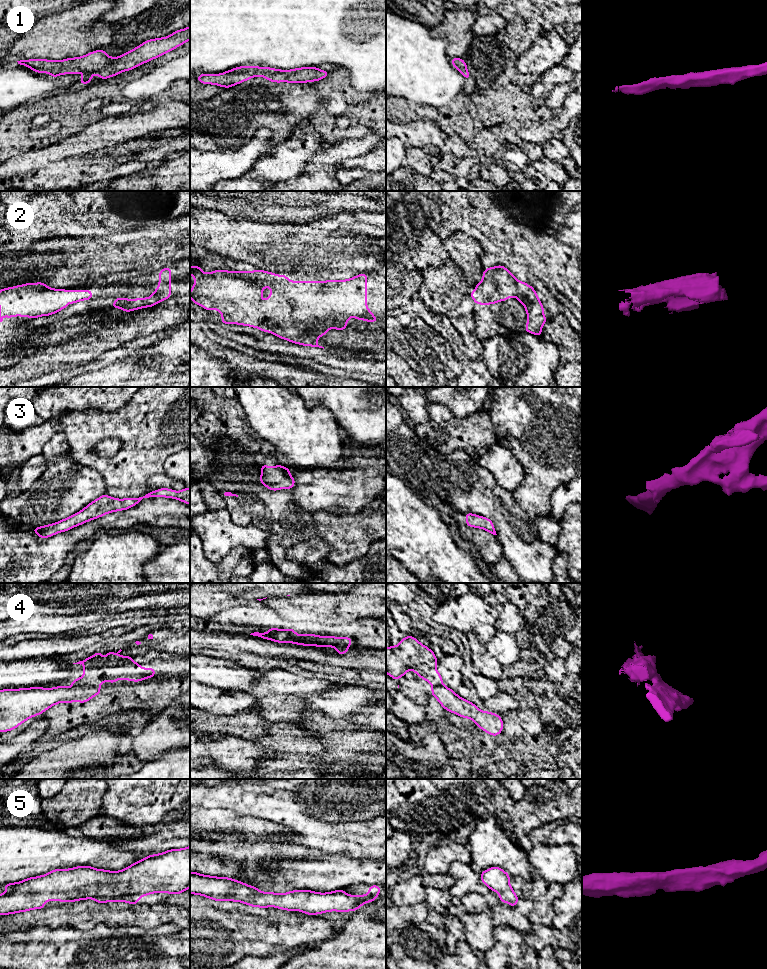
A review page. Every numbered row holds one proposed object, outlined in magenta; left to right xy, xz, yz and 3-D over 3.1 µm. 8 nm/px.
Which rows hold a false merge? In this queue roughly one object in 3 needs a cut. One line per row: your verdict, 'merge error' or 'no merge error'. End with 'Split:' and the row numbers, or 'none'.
1: no merge error
2: no merge error
3: no merge error
4: merge error
5: no merge error
Split: 4

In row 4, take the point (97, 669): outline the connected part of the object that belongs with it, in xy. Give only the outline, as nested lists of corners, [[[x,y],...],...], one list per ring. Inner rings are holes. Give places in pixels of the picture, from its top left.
[[[121,649],[117,653],[105,651],[107,657],[102,657],[101,652],[98,651],[83,661],[73,663],[84,665],[84,675],[79,679],[74,678],[71,686],[98,687],[106,681],[116,683],[118,679],[138,682],[155,675],[155,669],[142,668],[139,663],[132,661],[133,657],[118,656],[121,651]]]

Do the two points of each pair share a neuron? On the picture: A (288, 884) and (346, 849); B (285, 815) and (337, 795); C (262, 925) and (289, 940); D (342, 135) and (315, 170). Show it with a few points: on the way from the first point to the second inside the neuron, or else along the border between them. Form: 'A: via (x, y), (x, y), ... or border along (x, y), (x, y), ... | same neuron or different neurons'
A: border along (314, 849), (326, 854), (343, 854), (350, 857) | different neurons
B: border along (293, 790), (310, 813), (325, 820) | different neurons
C: via (269, 927), (273, 927), (282, 933) | same neuron
D: via (345, 147), (345, 155), (327, 170) | same neuron

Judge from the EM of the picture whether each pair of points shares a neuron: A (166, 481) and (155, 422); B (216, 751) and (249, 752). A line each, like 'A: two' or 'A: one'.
A: one
B: one

